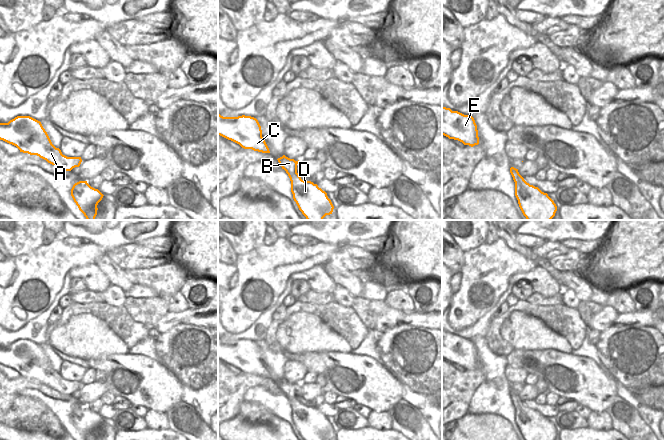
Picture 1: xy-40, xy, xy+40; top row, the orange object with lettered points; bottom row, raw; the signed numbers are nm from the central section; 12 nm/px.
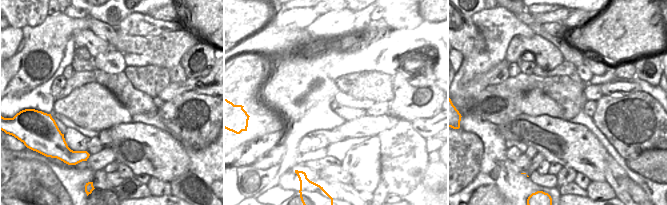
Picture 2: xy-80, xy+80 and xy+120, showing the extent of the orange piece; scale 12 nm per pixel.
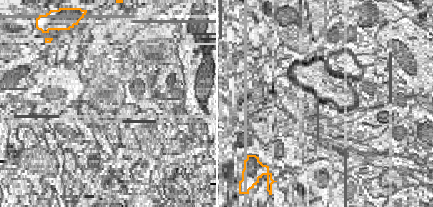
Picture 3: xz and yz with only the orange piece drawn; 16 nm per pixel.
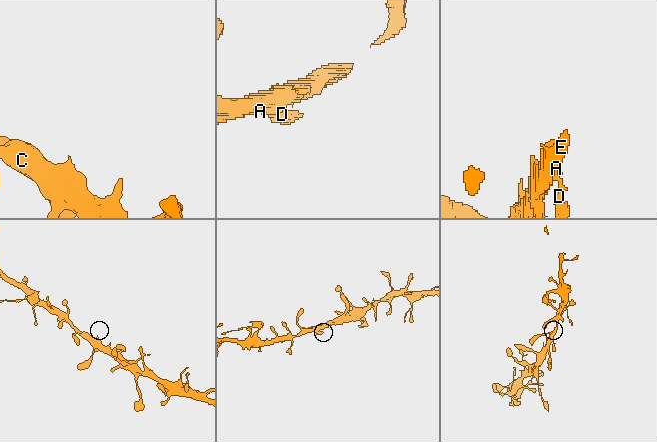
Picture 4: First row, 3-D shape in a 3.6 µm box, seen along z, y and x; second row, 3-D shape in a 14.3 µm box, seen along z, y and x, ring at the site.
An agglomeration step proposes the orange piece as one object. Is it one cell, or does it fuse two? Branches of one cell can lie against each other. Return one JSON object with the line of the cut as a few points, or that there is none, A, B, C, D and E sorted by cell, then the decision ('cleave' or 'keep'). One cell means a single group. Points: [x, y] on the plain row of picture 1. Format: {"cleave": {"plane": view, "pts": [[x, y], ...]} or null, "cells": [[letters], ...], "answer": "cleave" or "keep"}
{"cleave": null, "cells": [["A", "B", "C", "D", "E"]], "answer": "keep"}

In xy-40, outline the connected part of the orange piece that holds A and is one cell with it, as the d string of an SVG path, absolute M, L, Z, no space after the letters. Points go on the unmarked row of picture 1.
M17 340L8 347L0 347L0 364L16 370L20 376L37 379L63 395L71 395L82 386L81 381L63 379L61 374L52 368L41 346L30 340Z

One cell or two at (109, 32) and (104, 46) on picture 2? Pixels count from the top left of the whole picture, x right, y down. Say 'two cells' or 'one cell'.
two cells

